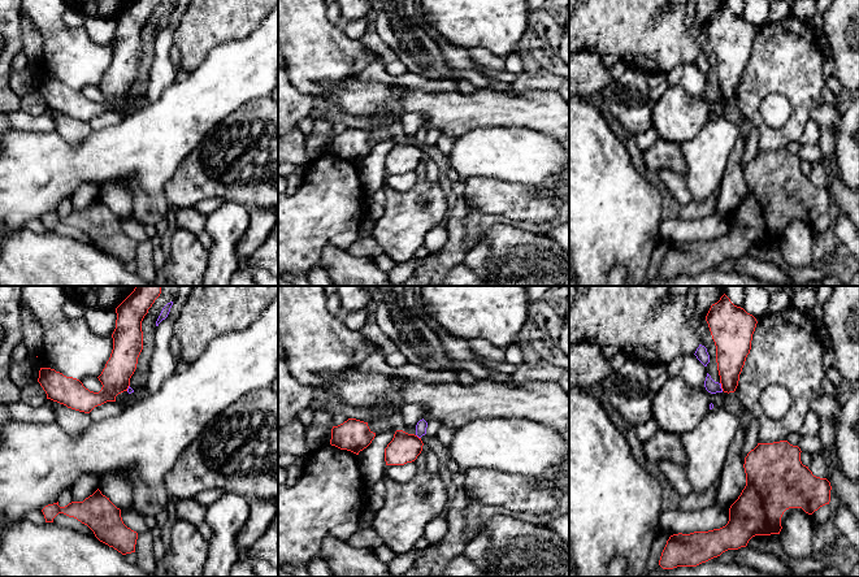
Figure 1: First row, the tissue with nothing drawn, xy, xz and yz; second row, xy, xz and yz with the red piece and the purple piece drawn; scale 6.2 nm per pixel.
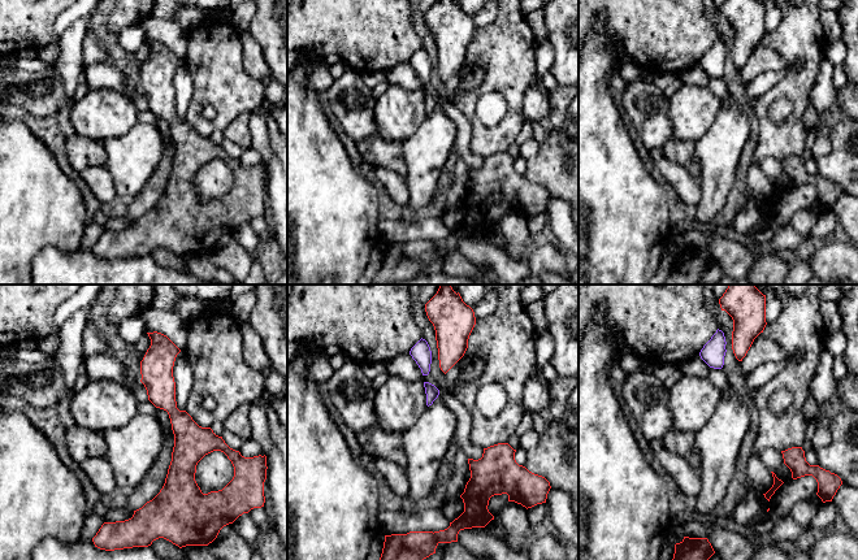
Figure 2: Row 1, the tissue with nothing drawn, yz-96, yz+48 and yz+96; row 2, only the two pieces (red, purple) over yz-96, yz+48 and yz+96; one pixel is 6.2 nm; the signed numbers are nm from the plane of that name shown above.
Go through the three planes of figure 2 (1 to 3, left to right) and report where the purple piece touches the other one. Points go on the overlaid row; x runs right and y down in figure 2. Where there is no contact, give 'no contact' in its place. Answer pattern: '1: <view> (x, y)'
1: no contact
2: no contact
3: no contact

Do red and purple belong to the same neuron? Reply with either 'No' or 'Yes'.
No

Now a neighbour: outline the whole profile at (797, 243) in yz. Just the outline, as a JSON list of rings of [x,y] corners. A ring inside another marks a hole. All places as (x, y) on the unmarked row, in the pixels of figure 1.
[[[789,217],[781,226],[780,251],[791,266],[815,266],[814,237],[808,222],[802,217]]]

